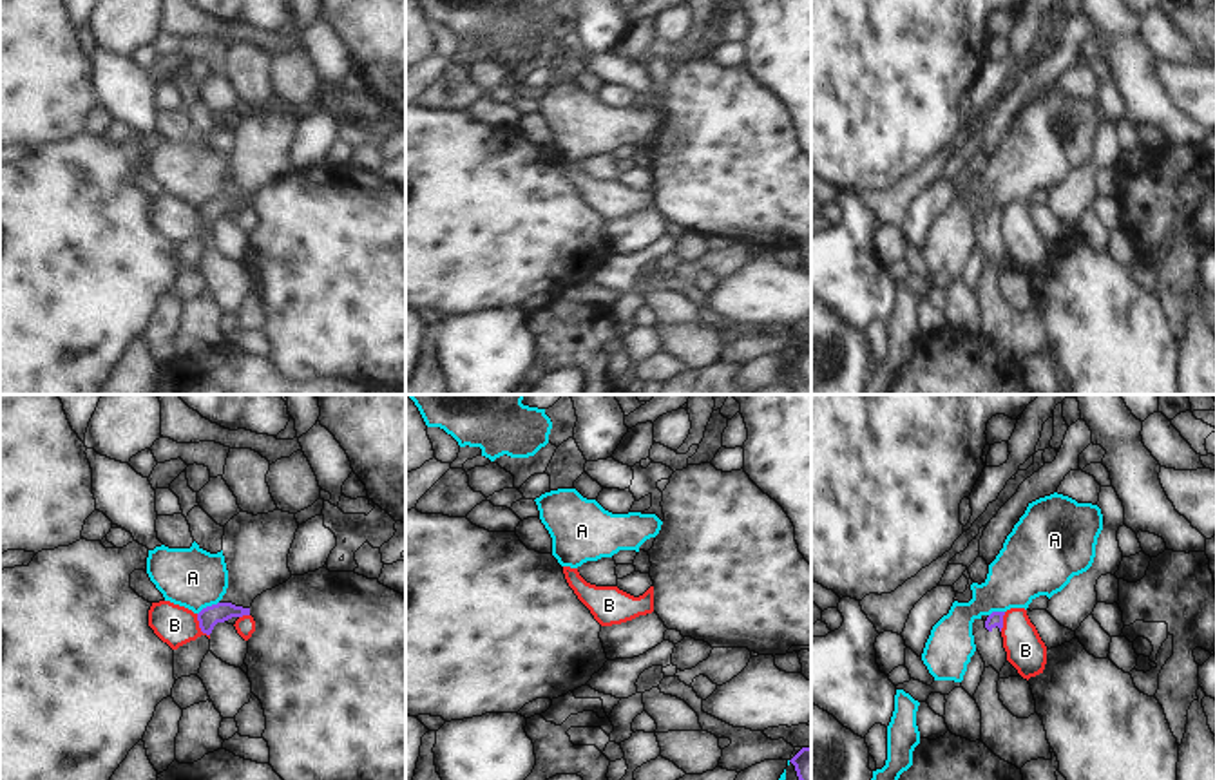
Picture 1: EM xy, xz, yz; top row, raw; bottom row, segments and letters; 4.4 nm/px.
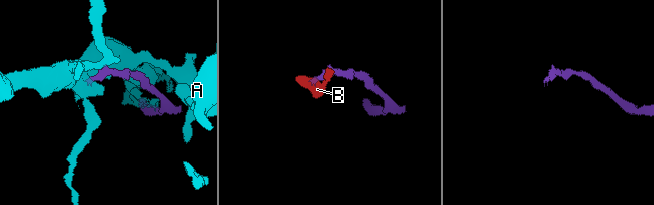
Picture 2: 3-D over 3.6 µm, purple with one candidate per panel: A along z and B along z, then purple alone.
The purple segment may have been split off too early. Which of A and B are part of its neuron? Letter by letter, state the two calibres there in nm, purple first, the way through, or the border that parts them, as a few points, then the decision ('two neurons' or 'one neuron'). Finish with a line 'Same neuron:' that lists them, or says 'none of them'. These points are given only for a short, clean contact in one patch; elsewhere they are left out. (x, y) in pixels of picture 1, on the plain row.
A: 90/260 nm | two neurons
B: 90/180 nm | two neurons
Same neuron: none of them

